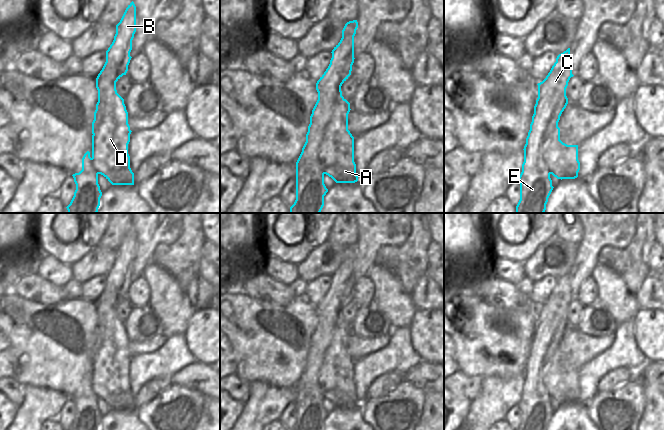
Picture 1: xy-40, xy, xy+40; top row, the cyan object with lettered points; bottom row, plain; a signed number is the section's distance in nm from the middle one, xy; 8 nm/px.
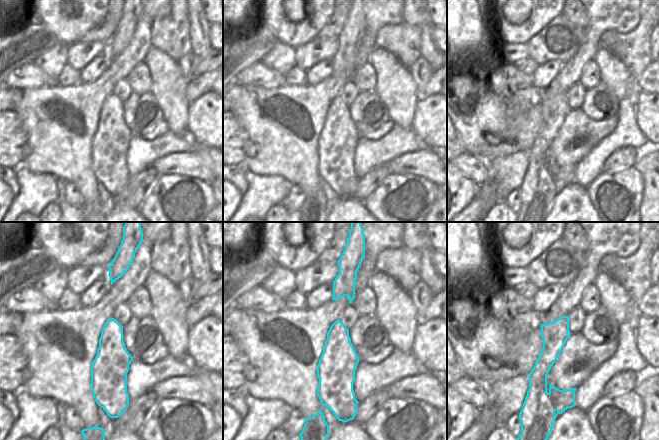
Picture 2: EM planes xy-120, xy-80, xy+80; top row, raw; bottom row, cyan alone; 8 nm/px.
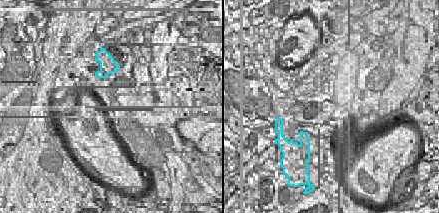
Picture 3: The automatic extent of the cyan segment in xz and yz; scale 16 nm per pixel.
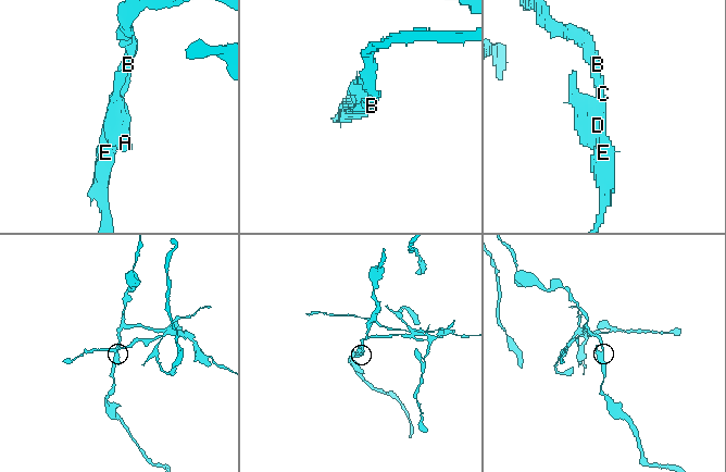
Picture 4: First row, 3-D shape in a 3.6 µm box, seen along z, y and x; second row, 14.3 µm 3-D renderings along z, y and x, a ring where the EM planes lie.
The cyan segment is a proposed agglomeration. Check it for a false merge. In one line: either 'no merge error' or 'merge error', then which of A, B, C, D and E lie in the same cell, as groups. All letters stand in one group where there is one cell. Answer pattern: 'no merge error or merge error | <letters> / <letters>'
merge error | A D / B C E

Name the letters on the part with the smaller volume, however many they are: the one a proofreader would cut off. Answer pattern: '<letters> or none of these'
A, D

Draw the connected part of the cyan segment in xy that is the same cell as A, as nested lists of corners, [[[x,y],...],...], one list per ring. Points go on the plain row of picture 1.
[[[340,314],[340,324],[334,330],[318,374],[318,384],[323,396],[336,407],[358,405],[354,386],[354,361],[348,354],[350,334],[350,327]]]

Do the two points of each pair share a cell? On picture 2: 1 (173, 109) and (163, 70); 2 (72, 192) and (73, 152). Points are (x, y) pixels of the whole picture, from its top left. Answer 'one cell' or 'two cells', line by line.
1: one cell
2: two cells

